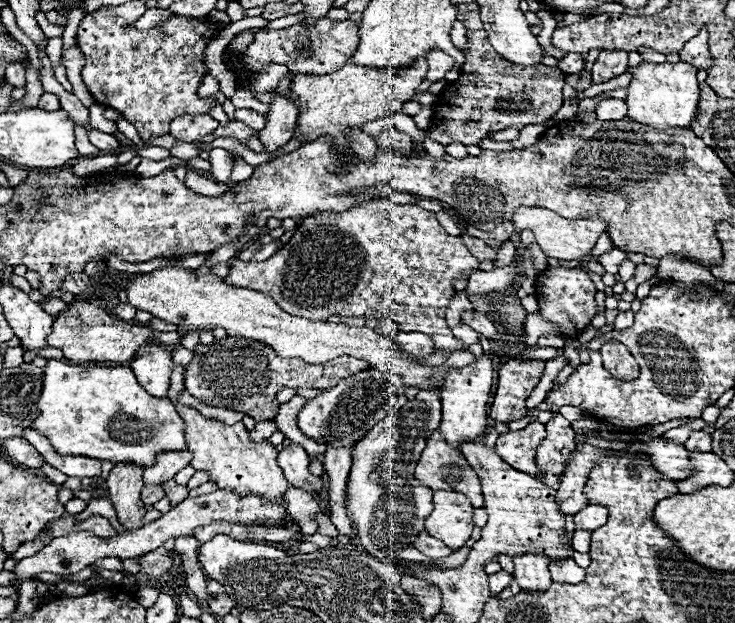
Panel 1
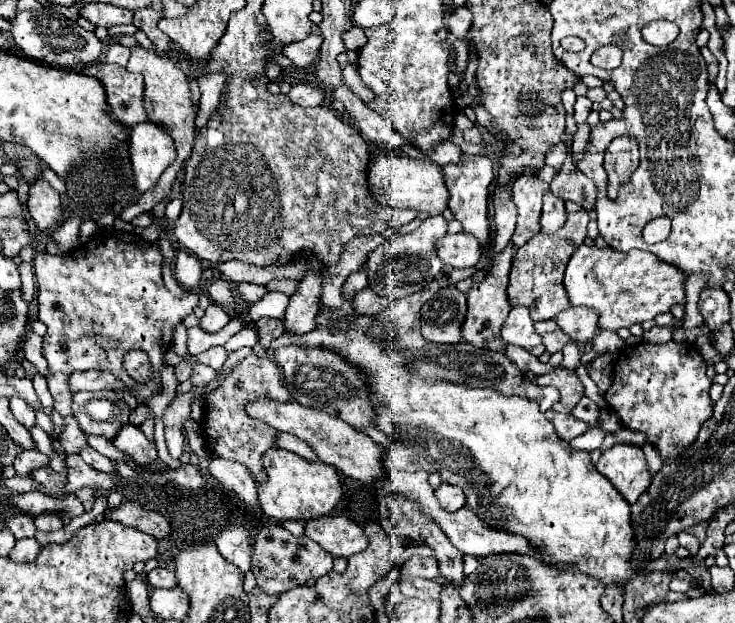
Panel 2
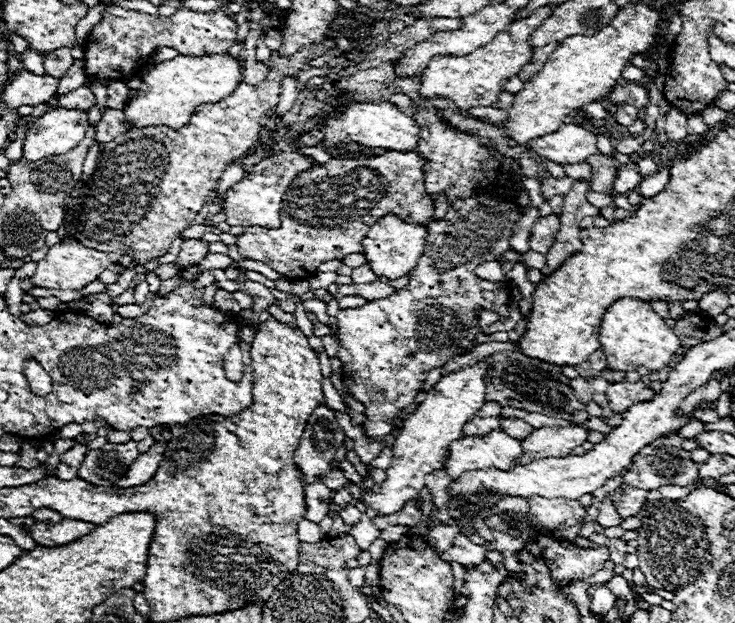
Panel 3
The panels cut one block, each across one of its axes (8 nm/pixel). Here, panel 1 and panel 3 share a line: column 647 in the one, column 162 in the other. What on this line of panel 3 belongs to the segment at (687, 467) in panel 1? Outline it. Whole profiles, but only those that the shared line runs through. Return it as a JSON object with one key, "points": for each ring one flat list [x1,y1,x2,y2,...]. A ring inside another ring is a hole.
{"points":[[154,442,148,452,140,454,138,460,134,460,134,464,130,464,126,476,122,480,118,480,118,484,114,484,114,486,116,488,130,488,130,486,146,484,156,474,158,466,162,462,164,450,166,450,164,442]]}

